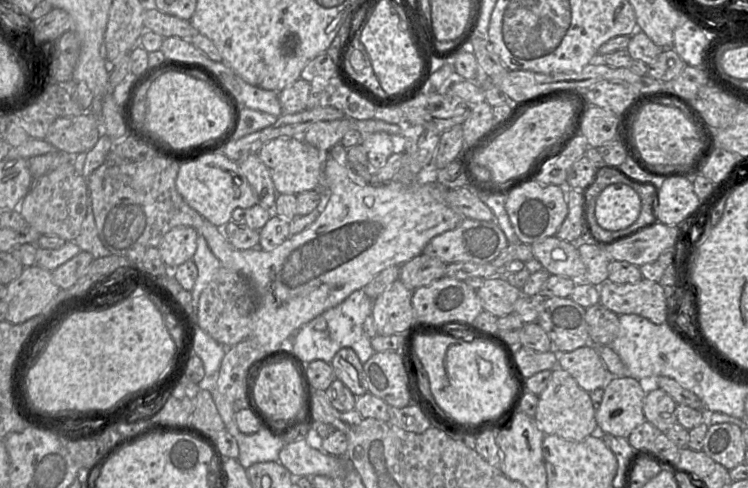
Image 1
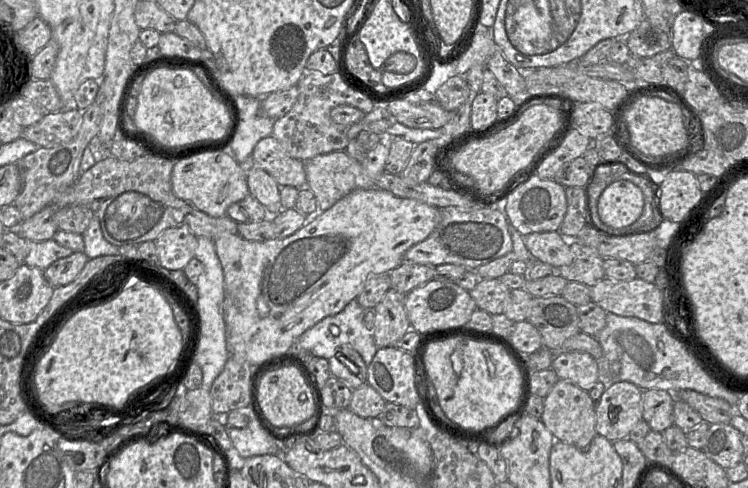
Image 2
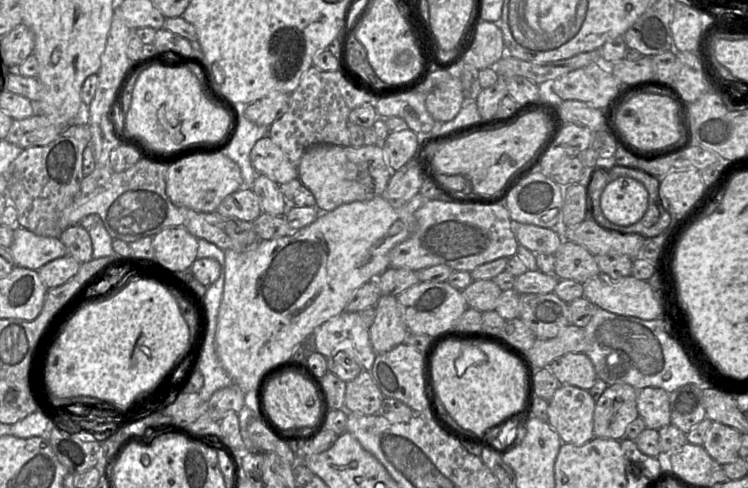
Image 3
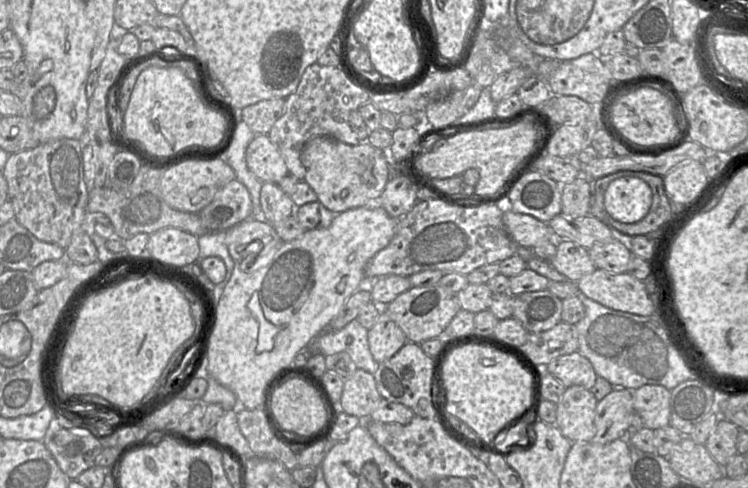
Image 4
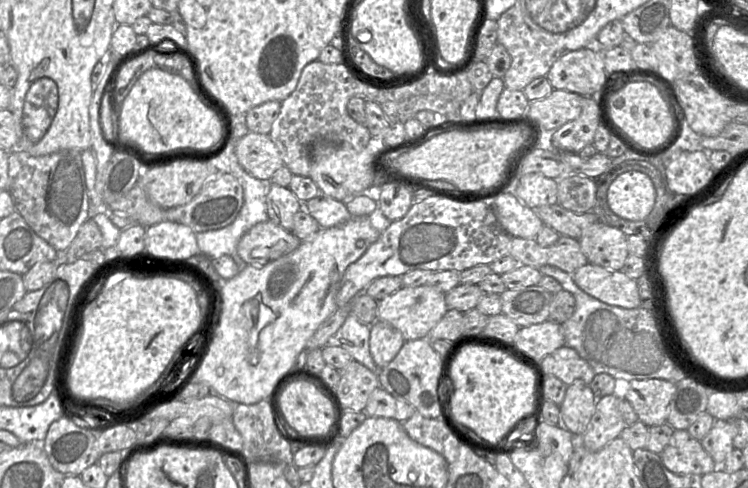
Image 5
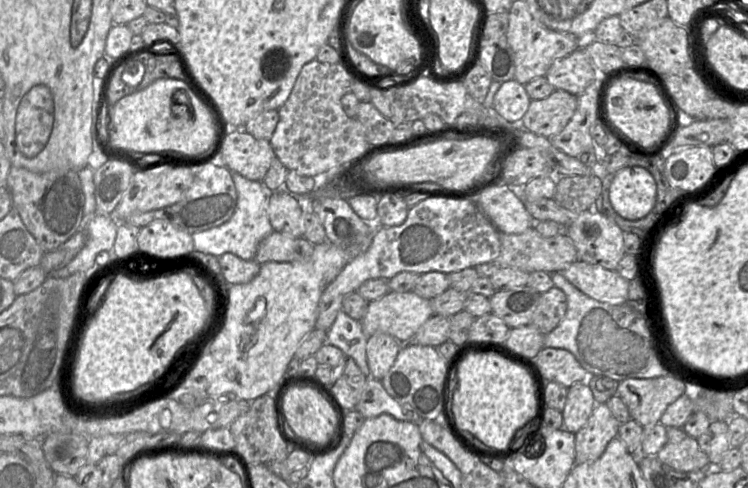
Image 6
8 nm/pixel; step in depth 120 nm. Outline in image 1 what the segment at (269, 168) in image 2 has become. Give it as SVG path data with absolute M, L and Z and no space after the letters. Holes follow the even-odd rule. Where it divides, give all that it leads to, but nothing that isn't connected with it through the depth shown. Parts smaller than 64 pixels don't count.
M278 137L264 144L257 154L269 170L278 194L297 195L321 187L327 152L319 151L302 138Z

